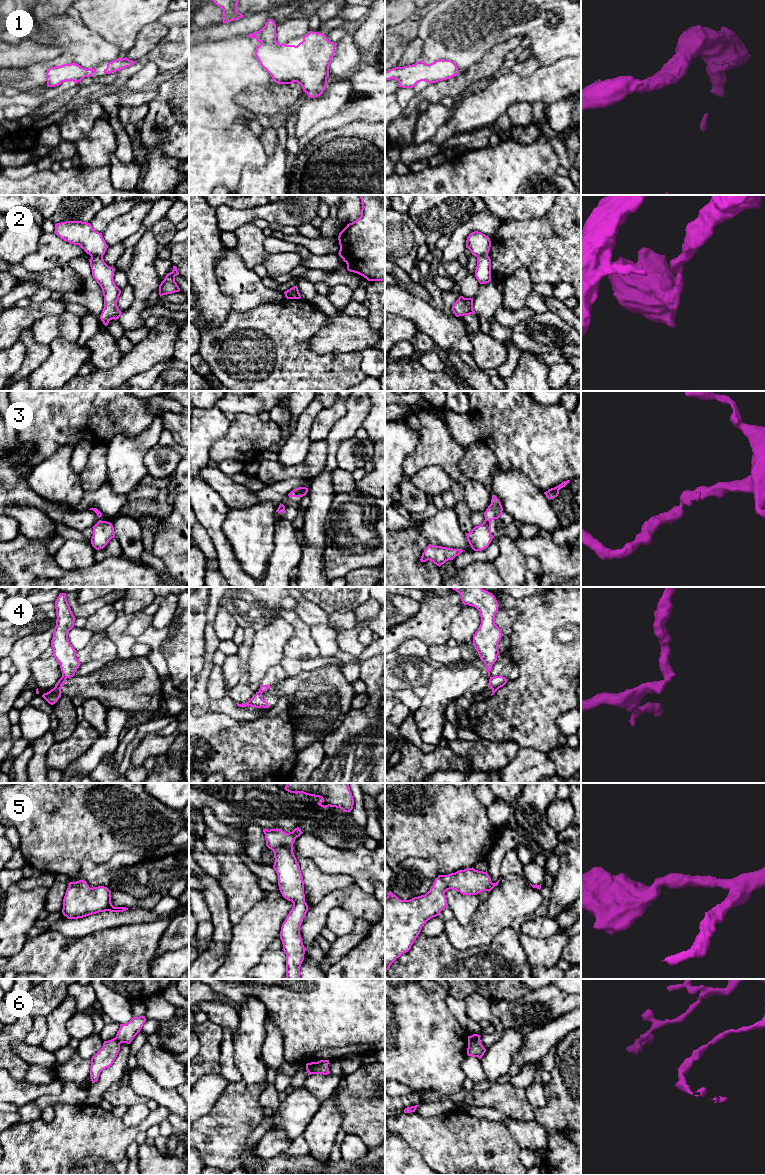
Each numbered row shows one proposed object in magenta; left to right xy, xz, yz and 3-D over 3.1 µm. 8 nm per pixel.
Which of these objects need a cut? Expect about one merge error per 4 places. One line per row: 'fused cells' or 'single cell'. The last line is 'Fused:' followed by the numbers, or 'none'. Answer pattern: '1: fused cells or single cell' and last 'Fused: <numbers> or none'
1: single cell
2: fused cells
3: single cell
4: fused cells
5: single cell
6: fused cells
Fused: 2, 4, 6

